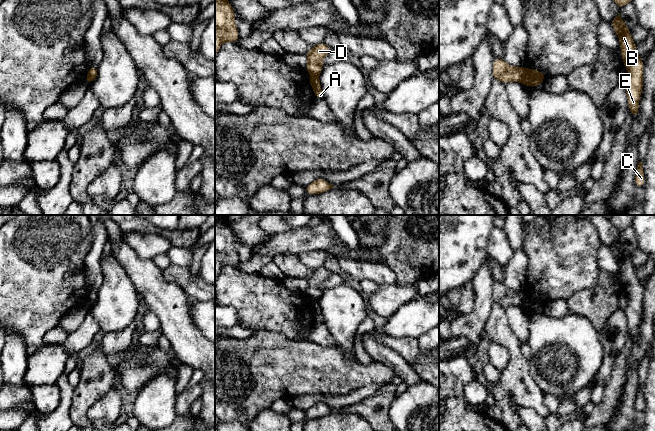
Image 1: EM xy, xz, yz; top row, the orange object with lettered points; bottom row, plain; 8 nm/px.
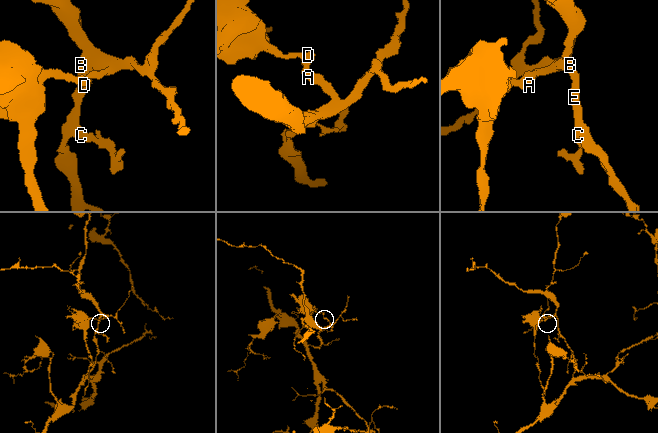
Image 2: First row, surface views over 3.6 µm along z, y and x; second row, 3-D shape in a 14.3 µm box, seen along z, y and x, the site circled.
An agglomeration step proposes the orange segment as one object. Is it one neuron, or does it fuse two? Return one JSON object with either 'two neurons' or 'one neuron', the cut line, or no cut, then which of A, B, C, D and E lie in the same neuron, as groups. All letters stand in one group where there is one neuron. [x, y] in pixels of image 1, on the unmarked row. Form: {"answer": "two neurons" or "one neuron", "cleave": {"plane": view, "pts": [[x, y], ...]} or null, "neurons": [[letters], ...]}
{"answer": "two neurons", "cleave": {"plane": "yz", "pts": [[526, 293], [526, 297], [520, 306]]}, "neurons": [["A", "B", "C", "E"], ["D"]]}

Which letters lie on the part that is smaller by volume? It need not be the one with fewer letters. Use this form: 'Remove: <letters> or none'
Remove: D

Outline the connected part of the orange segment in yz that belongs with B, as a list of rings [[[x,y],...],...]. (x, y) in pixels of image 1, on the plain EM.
[[[620,237],[610,247],[619,262],[621,281],[624,291],[629,298],[627,308],[624,311],[627,317],[628,333],[632,341],[636,342],[639,334],[639,323],[643,313],[644,287],[636,275],[636,270],[631,261],[630,254],[620,241]]]

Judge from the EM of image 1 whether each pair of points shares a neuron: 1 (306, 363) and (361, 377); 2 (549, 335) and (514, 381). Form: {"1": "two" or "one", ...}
{"1": "one", "2": "two"}

